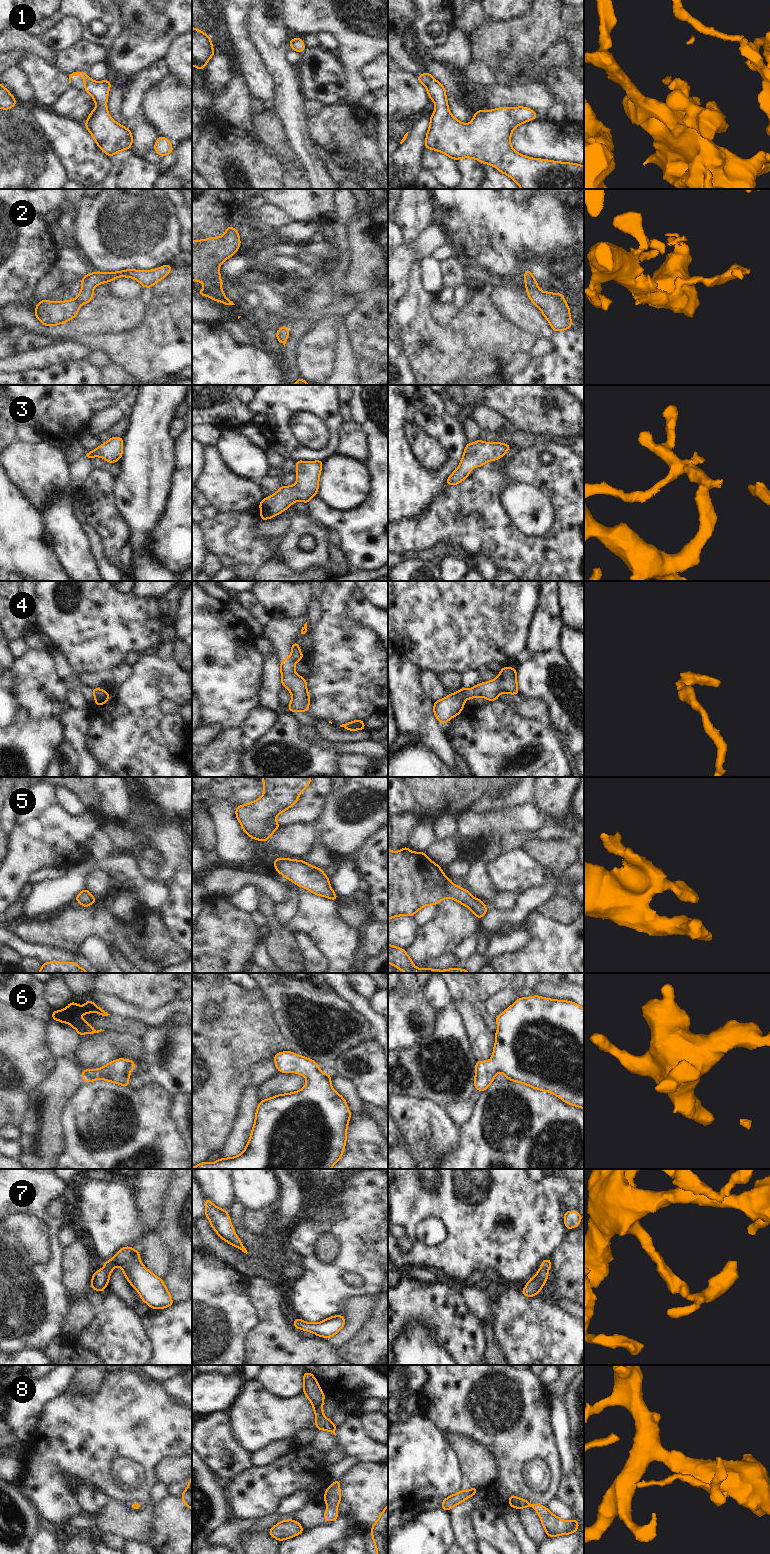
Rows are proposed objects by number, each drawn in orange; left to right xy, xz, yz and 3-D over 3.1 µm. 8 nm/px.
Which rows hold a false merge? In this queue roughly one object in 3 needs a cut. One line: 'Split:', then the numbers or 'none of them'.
Split: 4

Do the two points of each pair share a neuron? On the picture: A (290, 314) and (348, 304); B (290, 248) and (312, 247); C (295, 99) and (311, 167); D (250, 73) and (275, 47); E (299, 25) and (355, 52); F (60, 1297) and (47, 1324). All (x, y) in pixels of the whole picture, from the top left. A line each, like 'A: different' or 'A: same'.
A: same
B: same
C: same
D: different
E: same
F: same

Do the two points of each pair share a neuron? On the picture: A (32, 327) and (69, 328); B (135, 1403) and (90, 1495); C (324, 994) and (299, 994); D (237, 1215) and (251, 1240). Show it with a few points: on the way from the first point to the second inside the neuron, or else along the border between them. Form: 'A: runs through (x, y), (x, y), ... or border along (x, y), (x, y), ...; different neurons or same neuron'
A: runs through (41, 329), (44, 331), (60, 331); same neuron
B: border along (74, 1486), (79, 1484), (93, 1485), (109, 1499); different neurons
C: runs through (318, 994), (305, 994); same neuron
D: runs through (237, 1221), (238, 1227), (245, 1234); same neuron

